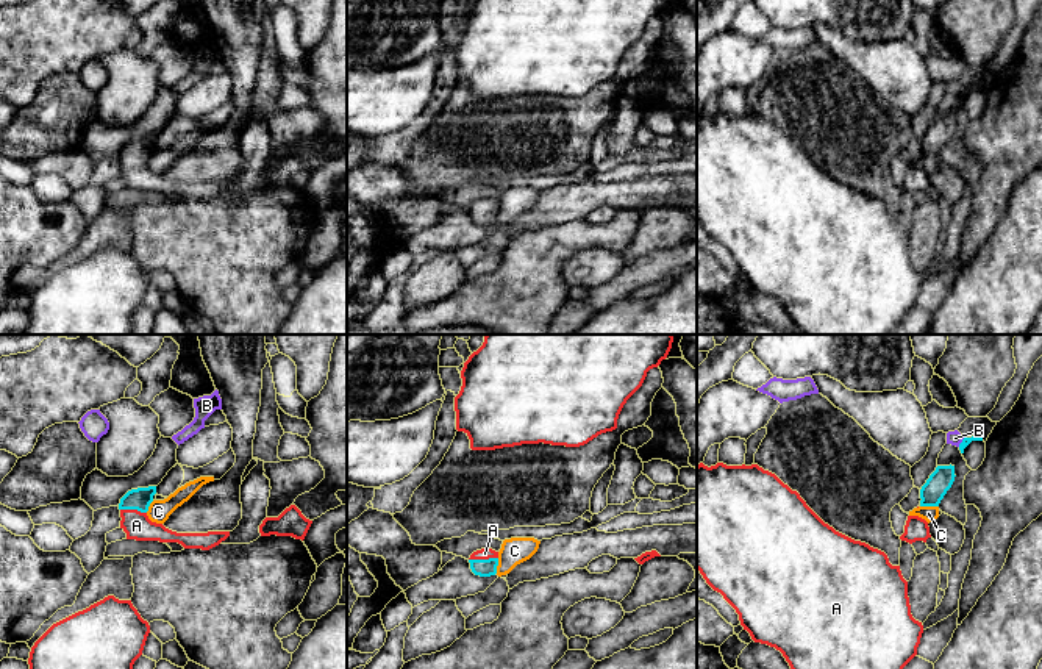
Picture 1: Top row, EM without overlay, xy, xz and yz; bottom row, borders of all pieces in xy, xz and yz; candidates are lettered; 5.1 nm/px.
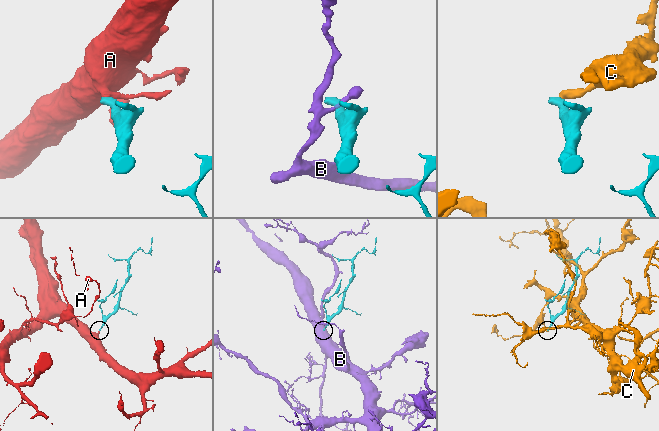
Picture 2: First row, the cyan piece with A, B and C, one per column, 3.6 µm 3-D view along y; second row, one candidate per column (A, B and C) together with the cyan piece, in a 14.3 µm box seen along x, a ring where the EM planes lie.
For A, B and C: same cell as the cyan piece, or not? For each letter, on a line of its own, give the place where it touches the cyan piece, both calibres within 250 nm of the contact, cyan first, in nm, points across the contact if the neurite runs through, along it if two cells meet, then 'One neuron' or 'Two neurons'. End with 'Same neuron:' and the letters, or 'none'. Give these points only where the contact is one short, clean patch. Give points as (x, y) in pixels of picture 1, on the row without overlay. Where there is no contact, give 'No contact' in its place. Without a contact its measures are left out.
A: Touches cyan at xz (483, 210). Thickness 100 nm (cyan) against 60 nm. Path across: xz (485, 218), (483, 210), (485, 203). One neuron
B: Touches cyan at yz (961, 93). Thickness 50 nm (cyan) against 80 nm. Boundary: yz (964, 88), (958, 96). Two neurons
C: Touches cyan at yz (930, 155). Thickness 120 nm (cyan) against 80 nm. Boundary: yz (920, 155), (938, 157). Two neurons
Same neuron: A

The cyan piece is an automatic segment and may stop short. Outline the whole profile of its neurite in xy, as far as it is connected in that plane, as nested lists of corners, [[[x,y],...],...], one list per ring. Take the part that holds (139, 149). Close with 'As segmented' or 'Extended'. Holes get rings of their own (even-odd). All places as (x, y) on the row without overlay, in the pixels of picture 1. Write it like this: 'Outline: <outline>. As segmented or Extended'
Outline: [[[148,136],[131,139],[120,148],[120,178],[127,183],[127,189],[178,192],[184,199],[209,200],[230,186],[230,181],[177,183],[152,172],[147,161],[155,144],[156,136]]]. Extended

